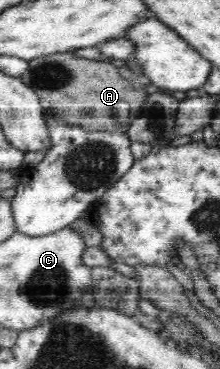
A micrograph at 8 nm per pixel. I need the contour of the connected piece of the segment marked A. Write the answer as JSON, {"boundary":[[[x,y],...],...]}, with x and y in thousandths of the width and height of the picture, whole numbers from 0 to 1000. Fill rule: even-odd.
{"boundary":[[[295,141],[195,149],[127,168],[132,182],[91,211],[168,252],[177,268],[214,274],[241,290],[236,312],[277,312],[277,293],[295,290],[295,322],[332,322],[332,333],[395,333],[395,344],[423,344],[423,355],[577,360],[605,328],[632,317],[641,287],[677,255],[645,233],[605,230],[559,211],[536,184],[486,163],[414,163]]]}

